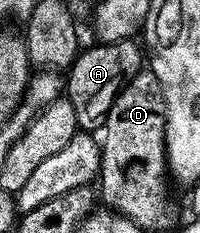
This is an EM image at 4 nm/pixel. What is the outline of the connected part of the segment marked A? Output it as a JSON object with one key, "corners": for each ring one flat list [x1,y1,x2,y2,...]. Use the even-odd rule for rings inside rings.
{"corners":[[137,40,107,41,94,43,91,49,83,48,68,69,64,81,64,93,78,112,78,124,82,127,94,125,110,112,118,93,138,74,144,65,144,53,138,50]]}

